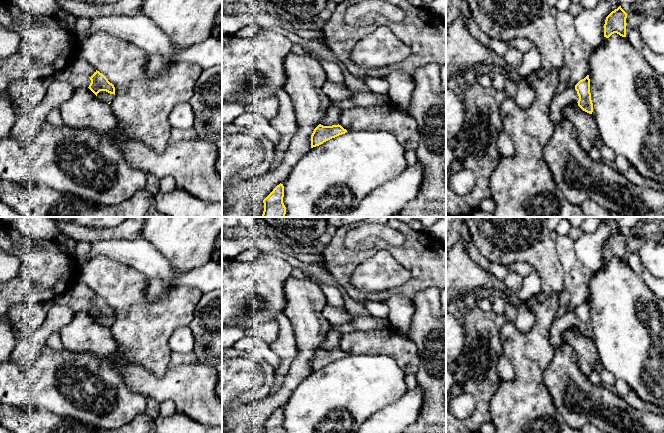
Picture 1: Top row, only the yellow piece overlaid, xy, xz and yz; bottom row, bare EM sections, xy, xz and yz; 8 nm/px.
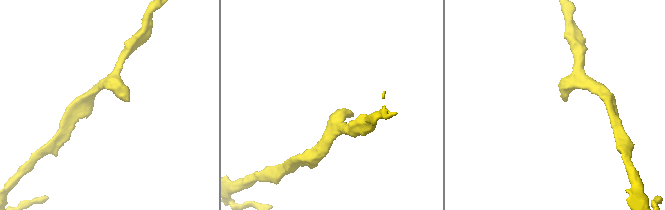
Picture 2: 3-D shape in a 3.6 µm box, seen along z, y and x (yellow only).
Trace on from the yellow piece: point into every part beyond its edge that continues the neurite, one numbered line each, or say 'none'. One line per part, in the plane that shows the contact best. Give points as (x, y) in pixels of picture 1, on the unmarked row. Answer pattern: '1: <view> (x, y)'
1: xy (103, 320)

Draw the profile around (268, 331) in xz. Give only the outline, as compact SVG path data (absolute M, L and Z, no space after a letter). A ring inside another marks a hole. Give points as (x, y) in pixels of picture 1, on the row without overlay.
M268 322L253 330L252 333L263 340L272 341L277 338L277 329L278 325L276 322Z

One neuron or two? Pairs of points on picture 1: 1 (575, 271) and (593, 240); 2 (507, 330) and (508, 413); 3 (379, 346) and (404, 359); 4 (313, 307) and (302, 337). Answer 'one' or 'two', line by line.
1: two
2: one
3: one
4: one

